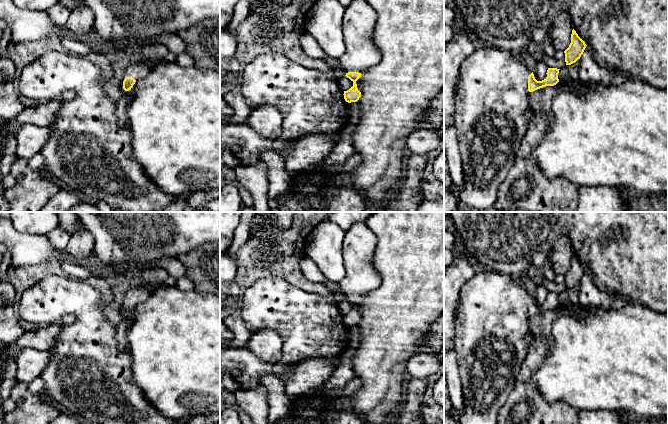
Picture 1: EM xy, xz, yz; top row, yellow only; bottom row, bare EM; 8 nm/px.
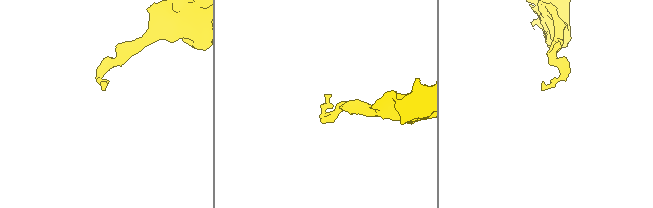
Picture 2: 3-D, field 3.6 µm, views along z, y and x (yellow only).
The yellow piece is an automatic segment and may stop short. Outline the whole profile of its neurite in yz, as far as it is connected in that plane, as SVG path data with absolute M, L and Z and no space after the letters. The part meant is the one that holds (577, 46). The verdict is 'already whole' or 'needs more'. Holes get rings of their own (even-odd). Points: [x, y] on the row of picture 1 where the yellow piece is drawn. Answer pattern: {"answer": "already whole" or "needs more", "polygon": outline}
{"answer": "already whole", "polygon": "M573 29L571 34L571 43L569 47L564 51L566 65L571 65L580 59L586 48L585 42L578 36Z"}

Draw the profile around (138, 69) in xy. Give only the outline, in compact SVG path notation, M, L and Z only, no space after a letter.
M137 57L133 59L133 62L129 65L129 67L124 70L120 75L121 84L123 88L123 81L126 77L134 78L136 81L145 77L151 69L151 66L146 64L146 60Z

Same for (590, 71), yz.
M586 46L580 57L579 80L581 83L599 82L611 84L615 70L599 66L593 57L593 51Z

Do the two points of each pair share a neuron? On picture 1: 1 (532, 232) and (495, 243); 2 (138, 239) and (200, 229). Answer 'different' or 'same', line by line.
1: same
2: same

